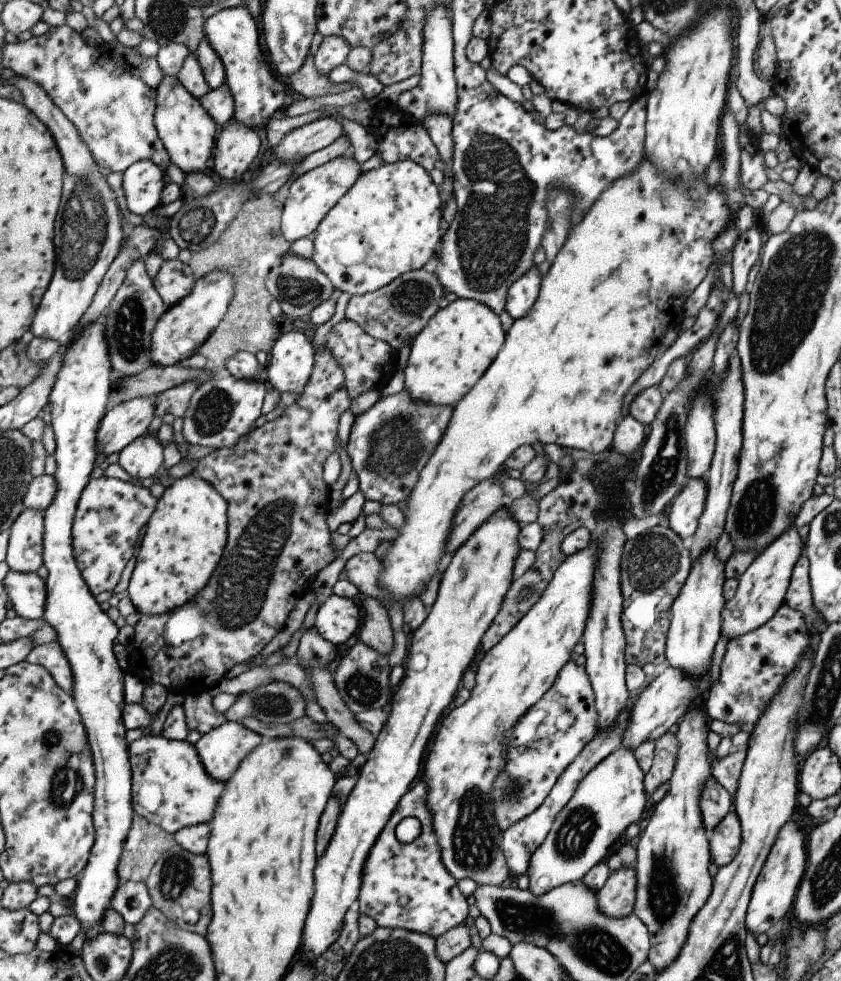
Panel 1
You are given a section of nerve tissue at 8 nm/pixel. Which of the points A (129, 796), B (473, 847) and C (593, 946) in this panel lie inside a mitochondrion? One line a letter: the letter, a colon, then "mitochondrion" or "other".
A: other
B: mitochondrion
C: mitochondrion

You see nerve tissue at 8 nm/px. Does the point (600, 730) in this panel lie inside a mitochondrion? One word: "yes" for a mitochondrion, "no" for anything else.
no

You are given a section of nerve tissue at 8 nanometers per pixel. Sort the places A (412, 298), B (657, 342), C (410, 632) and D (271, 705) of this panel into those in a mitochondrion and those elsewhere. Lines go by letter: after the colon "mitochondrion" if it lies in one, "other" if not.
A: mitochondrion
B: other
C: other
D: mitochondrion

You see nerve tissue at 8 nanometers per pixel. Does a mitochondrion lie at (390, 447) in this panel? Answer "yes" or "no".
yes

